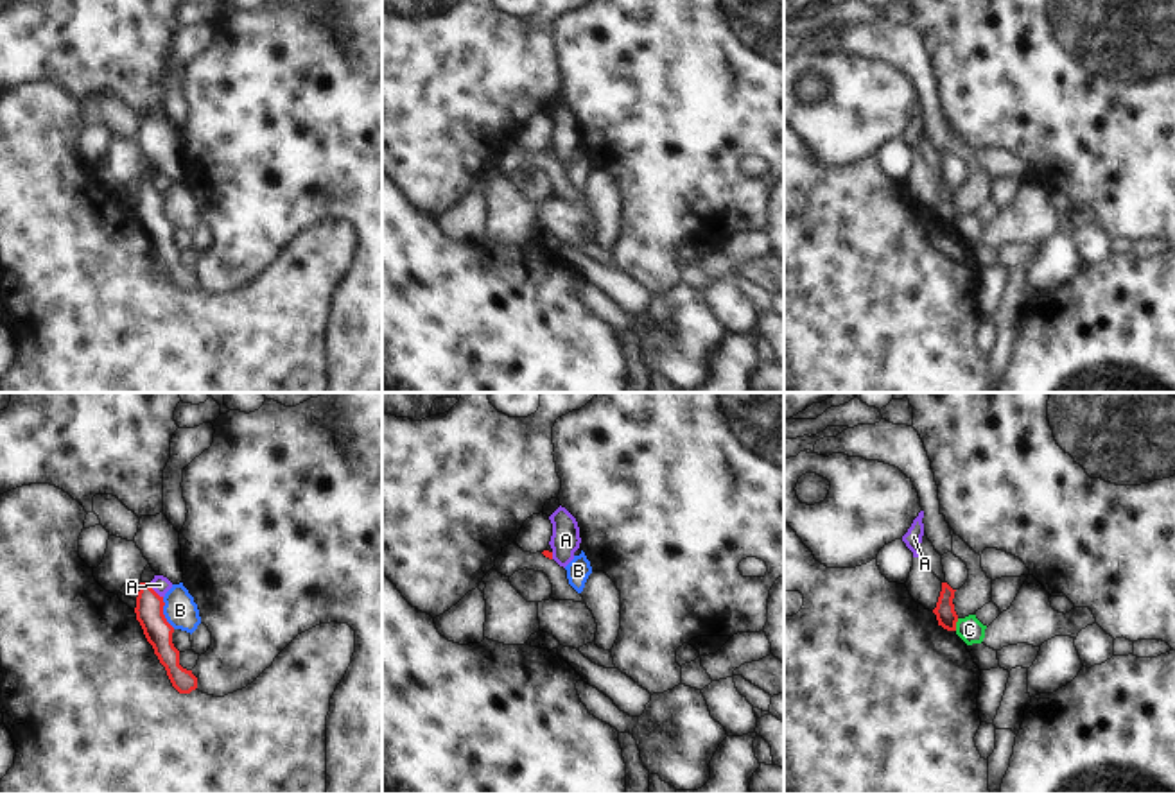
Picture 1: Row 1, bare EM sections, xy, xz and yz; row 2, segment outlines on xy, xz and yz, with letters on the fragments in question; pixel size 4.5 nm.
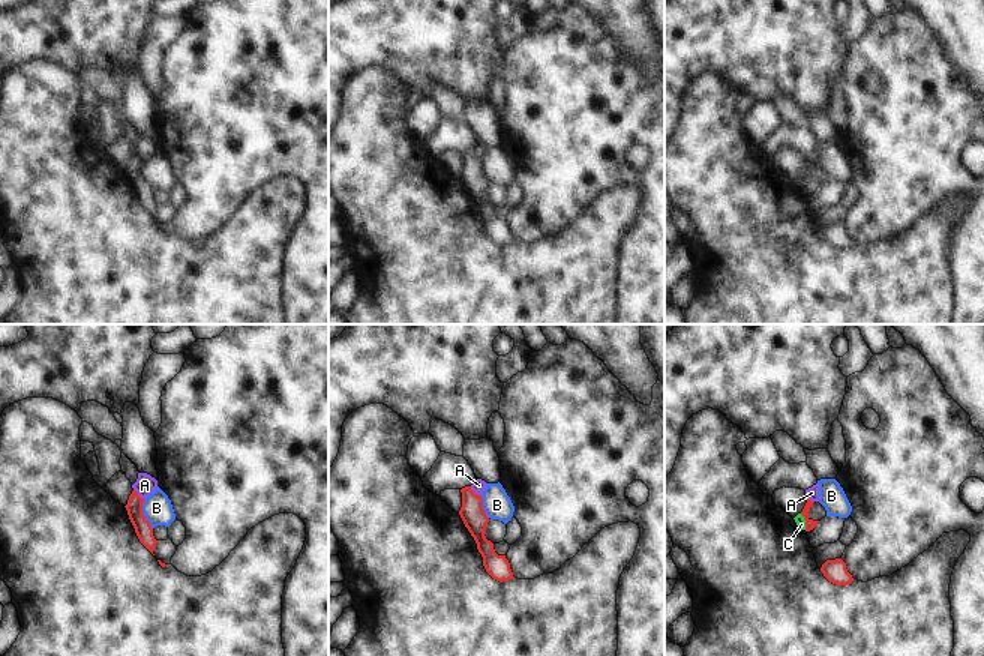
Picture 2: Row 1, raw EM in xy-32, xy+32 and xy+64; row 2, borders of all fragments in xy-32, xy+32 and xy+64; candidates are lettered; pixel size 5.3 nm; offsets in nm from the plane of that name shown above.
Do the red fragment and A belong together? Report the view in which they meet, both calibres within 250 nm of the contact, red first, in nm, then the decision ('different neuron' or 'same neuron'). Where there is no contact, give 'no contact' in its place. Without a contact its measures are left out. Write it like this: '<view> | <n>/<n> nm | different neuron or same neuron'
xy | 130/80 nm | different neuron

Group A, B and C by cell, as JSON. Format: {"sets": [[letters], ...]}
{"sets": [["A", "C"], ["B"]]}

